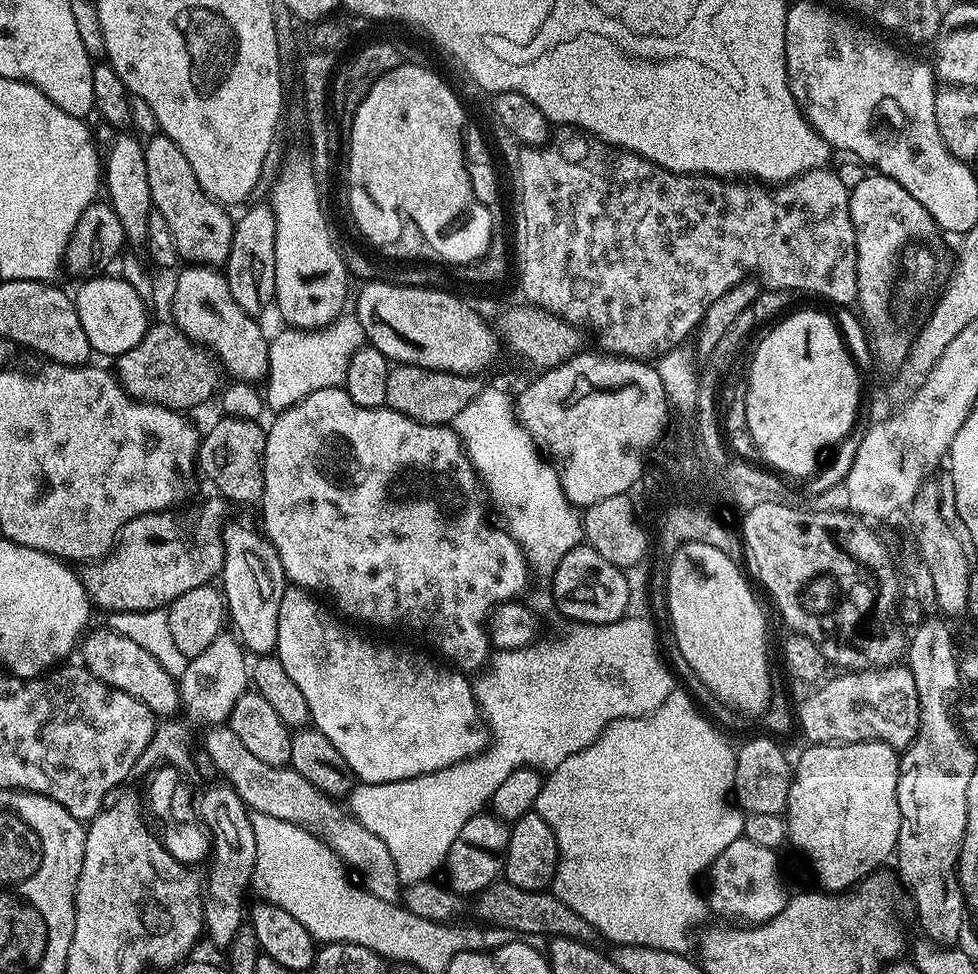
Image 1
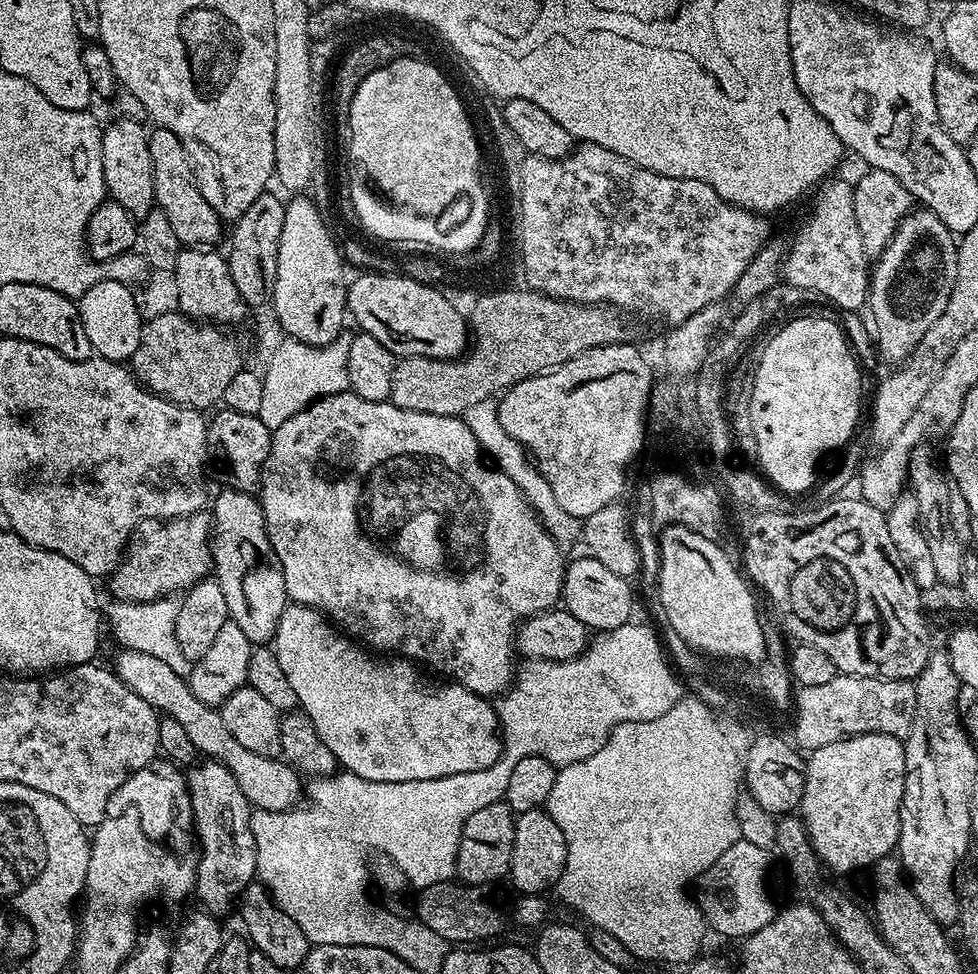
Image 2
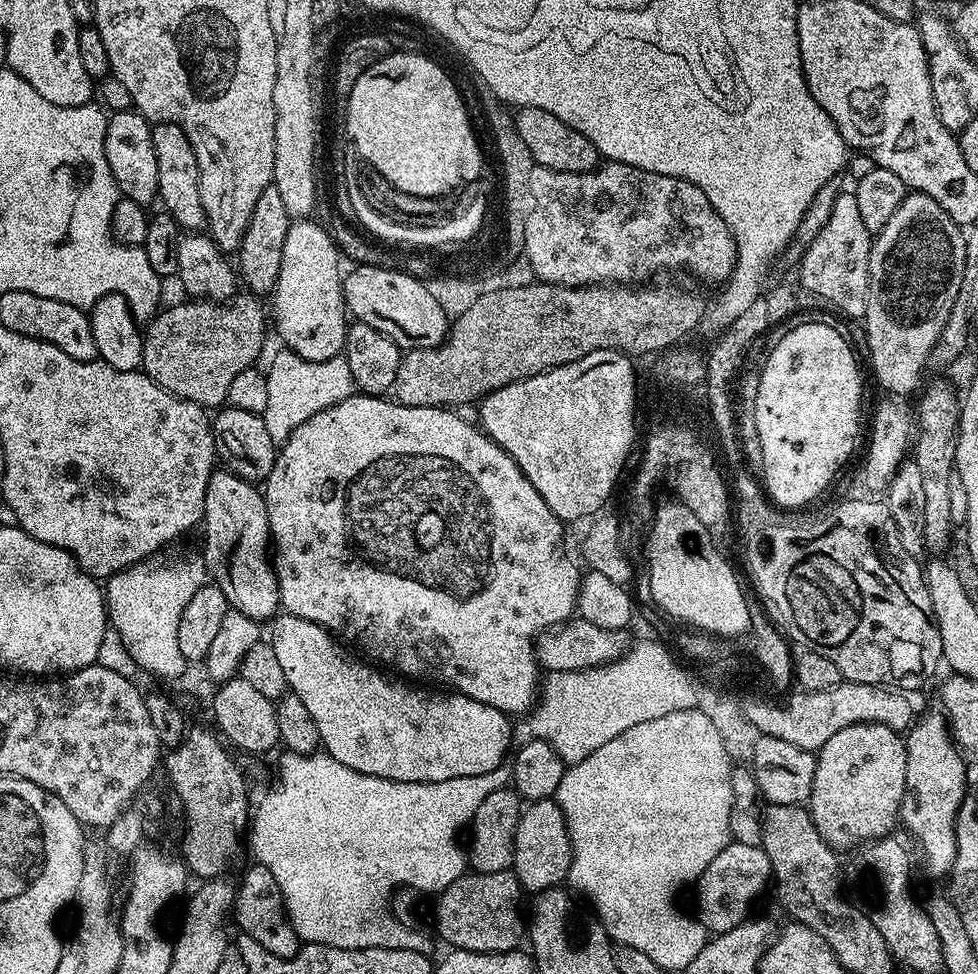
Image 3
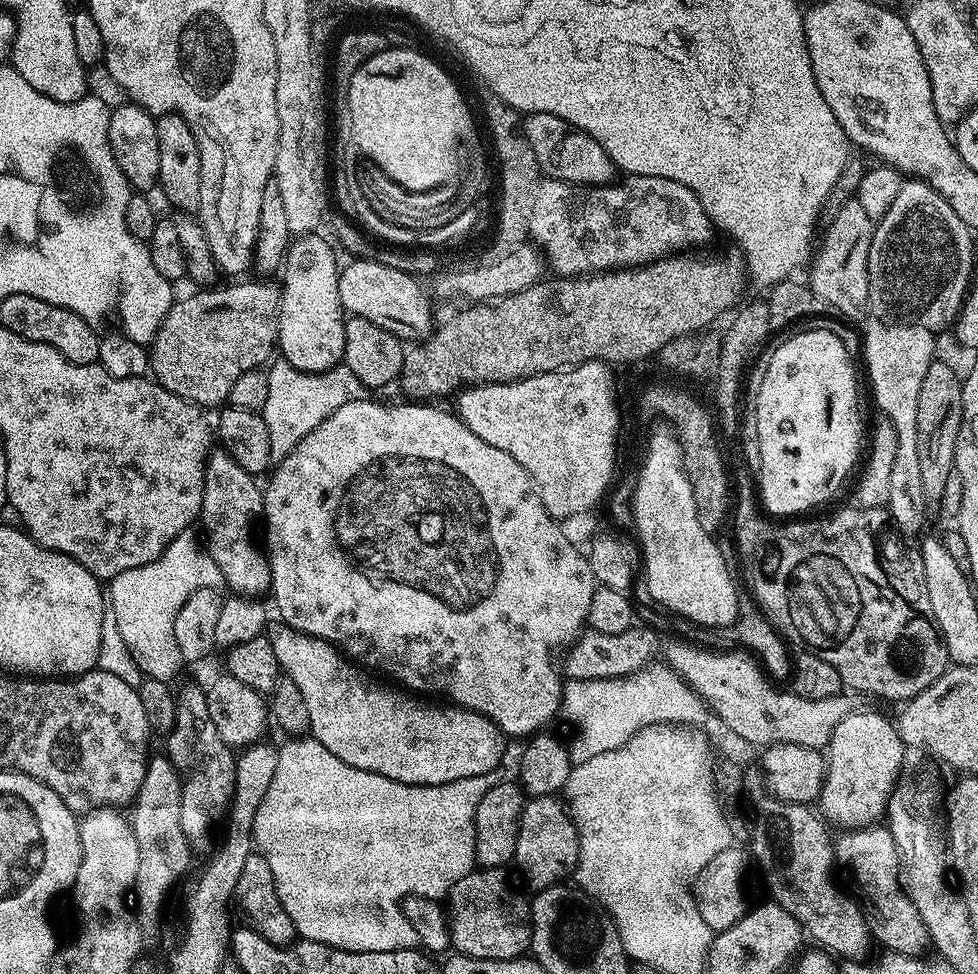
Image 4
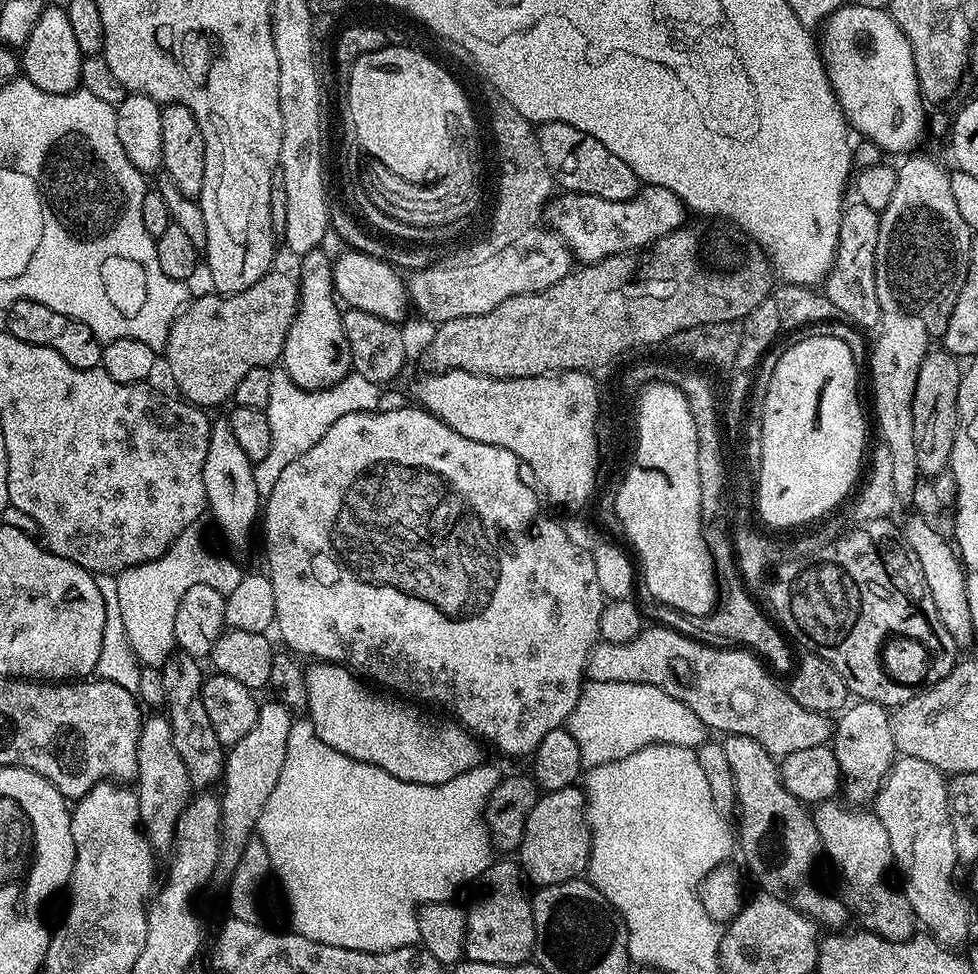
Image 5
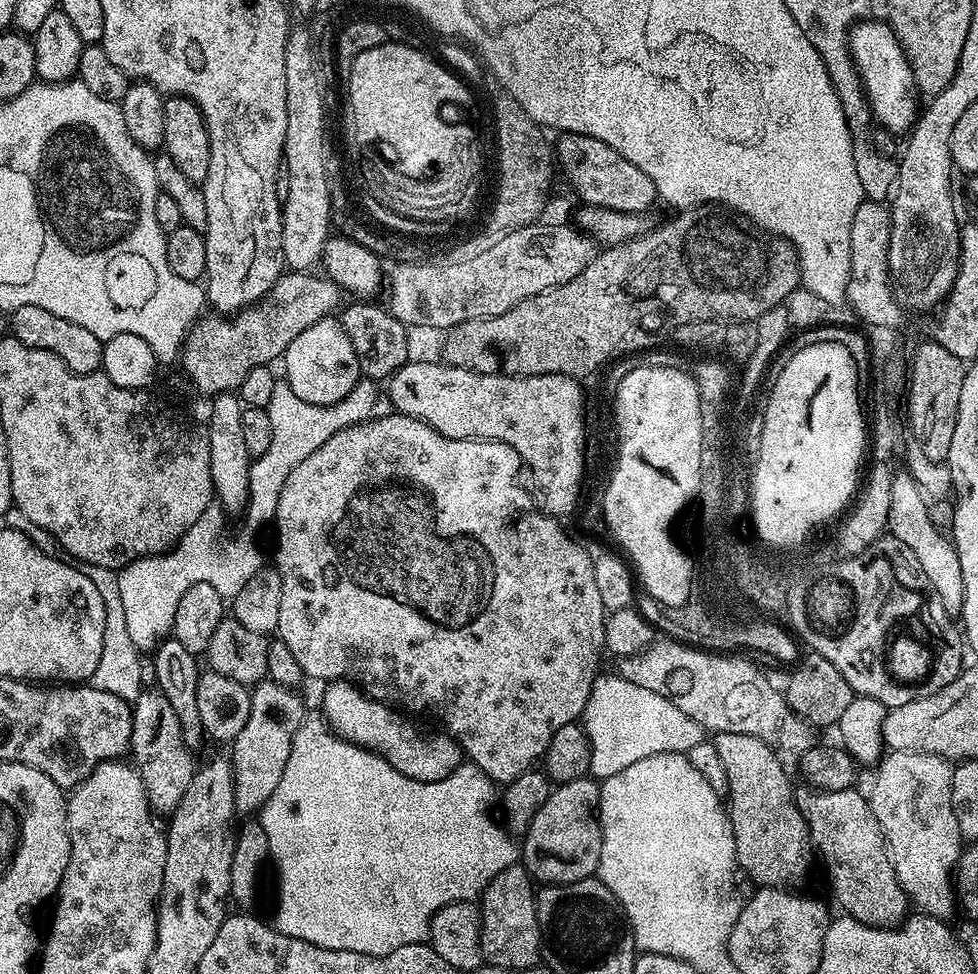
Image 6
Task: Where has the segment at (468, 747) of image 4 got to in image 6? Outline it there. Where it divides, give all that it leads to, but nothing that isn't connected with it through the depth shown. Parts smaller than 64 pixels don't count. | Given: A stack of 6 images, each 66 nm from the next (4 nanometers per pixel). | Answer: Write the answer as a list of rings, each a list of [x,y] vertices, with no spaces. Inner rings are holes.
[[[337,680],[325,688],[328,689],[324,692],[322,715],[332,731],[352,744],[369,748],[382,758],[386,758],[386,762],[390,762],[394,770],[406,774],[406,778],[434,782],[449,776],[462,763],[460,747],[447,731],[423,732],[412,721],[415,719],[365,694],[357,685],[347,680]]]

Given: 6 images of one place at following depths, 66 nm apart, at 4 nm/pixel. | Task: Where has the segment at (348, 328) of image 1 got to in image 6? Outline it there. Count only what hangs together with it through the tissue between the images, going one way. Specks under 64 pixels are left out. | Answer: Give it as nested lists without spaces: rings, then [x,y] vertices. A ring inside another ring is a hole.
[[[362,378],[346,394],[344,400],[330,406],[318,406],[310,402],[302,402],[294,390],[290,390],[287,379],[277,379],[274,394],[268,403],[270,414],[270,427],[274,430],[274,438],[270,438],[270,446],[266,454],[255,457],[249,466],[249,496],[246,507],[248,520],[254,527],[260,528],[263,524],[271,525],[276,518],[278,510],[278,494],[282,494],[282,486],[286,486],[286,478],[290,478],[290,470],[310,458],[322,442],[330,442],[338,430],[346,430],[350,426],[360,424],[364,420],[373,419],[376,408],[377,381]]]

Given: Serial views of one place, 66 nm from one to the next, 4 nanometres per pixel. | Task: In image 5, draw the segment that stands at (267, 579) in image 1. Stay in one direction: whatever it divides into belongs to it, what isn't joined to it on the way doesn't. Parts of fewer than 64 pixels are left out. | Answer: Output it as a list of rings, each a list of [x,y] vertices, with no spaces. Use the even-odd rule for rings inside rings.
[[[227,417],[211,421],[210,442],[207,443],[206,461],[203,463],[203,485],[206,486],[207,509],[223,540],[232,548],[247,544],[252,528],[258,522],[262,497],[254,478],[253,461],[243,453],[235,440]]]

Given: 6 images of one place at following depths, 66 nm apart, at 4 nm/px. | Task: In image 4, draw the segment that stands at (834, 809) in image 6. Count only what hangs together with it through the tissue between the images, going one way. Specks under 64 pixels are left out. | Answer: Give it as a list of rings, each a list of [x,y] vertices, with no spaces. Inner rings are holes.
[[[869,826],[866,828],[850,828],[839,833],[834,840],[834,847],[836,850],[836,862],[837,865],[842,869],[845,868],[848,871],[848,876],[852,879],[852,884],[856,887],[855,895],[858,897],[859,903],[862,905],[864,910],[864,917],[868,923],[868,929],[872,932],[872,939],[881,949],[897,952],[898,954],[906,954],[907,956],[918,956],[927,953],[930,948],[930,941],[928,939],[928,931],[926,930],[926,922],[922,922],[922,917],[918,915],[918,909],[914,907],[914,902],[910,902],[910,898],[904,893],[902,887],[902,880],[900,875],[900,855],[898,850],[894,846],[894,834],[890,834],[890,830],[886,826]]]

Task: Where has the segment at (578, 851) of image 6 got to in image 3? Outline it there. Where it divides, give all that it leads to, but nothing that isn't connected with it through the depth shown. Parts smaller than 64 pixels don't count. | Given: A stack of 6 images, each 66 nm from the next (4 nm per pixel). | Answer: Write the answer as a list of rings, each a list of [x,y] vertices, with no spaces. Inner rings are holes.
[[[555,799],[531,801],[521,811],[514,838],[514,858],[511,871],[515,872],[525,893],[539,894],[548,888],[563,885],[568,879],[572,861],[572,843],[560,805]]]

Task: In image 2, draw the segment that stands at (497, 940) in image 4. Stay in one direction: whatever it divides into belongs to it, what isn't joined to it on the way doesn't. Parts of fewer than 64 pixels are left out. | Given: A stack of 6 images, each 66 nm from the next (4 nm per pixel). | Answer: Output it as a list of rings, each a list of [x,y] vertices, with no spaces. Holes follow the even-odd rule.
[[[459,879],[443,880],[437,884],[428,884],[425,888],[419,889],[418,895],[414,900],[414,916],[421,924],[426,925],[430,930],[434,930],[434,934],[442,934],[442,938],[446,938],[449,945],[452,946],[468,946],[473,942],[471,940],[484,940],[480,942],[488,942],[491,936],[496,936],[504,928],[504,916],[496,909],[496,904],[487,896],[483,887],[474,884],[465,884]]]

